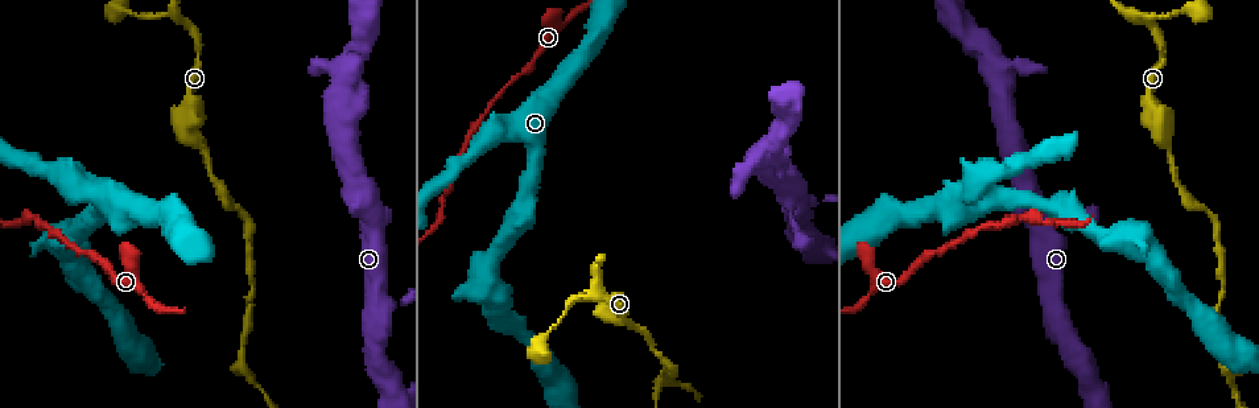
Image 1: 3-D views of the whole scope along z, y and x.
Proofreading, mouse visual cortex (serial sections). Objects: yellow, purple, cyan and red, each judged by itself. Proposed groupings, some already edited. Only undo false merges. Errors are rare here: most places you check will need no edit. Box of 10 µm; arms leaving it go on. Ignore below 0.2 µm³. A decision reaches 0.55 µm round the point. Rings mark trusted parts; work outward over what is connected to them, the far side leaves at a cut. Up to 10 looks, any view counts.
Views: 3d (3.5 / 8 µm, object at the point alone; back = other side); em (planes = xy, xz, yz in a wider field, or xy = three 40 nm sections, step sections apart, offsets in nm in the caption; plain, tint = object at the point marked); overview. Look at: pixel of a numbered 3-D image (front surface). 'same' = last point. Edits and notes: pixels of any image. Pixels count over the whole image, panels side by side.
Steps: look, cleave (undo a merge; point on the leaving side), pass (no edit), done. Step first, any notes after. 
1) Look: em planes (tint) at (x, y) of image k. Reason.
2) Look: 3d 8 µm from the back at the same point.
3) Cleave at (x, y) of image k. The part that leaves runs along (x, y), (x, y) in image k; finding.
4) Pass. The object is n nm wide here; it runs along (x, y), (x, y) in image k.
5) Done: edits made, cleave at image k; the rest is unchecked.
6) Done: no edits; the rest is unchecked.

Look: 3d 3.5 µm at (1052, 305) of image 1. Three-way junction.

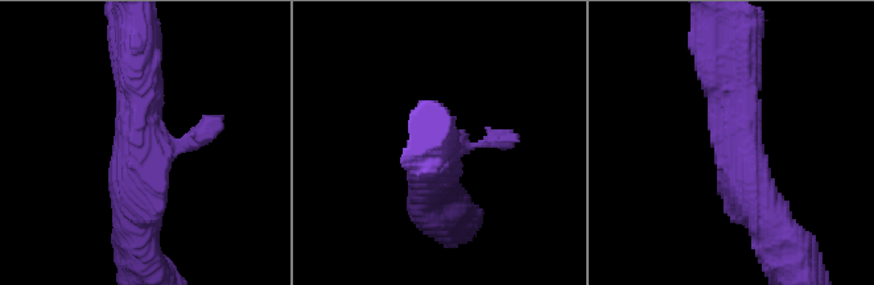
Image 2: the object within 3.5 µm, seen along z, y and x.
Look: em xy step 3 (tint) at (142, 145) of image 2. 3 arms meet here; the arms are 200, 500, 500 nm wide; need the tissue.

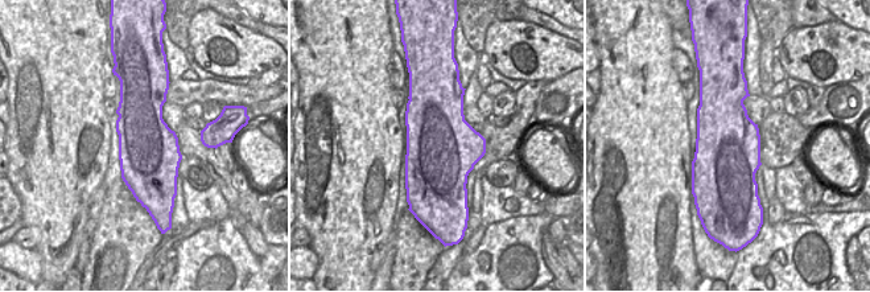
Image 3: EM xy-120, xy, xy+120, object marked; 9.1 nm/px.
Pass. It runs along (742, 56), (729, 124), (766, 226) in image 2; all the same cell.

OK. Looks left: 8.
Look: 3d 8 µm at (1017, 219) of image 1. Thin neck.

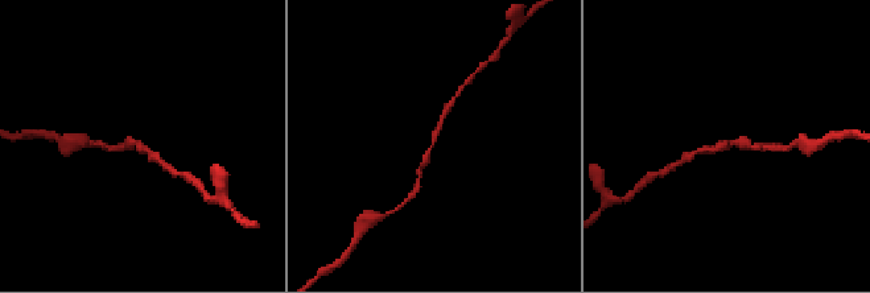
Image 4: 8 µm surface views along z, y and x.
Look: em planes (tint) at the same point. The arms are 150, 200 nm wide; shape alone is not enough.

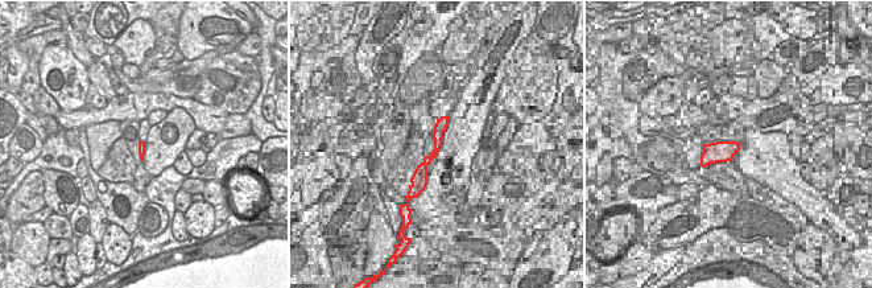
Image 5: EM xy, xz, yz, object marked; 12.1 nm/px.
Pass. It runs along (445, 111), (419, 176) in image 4; continuous, no second cell.

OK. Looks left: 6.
Look: 3d 3.5 µm from the back at (488, 271) of image 1.

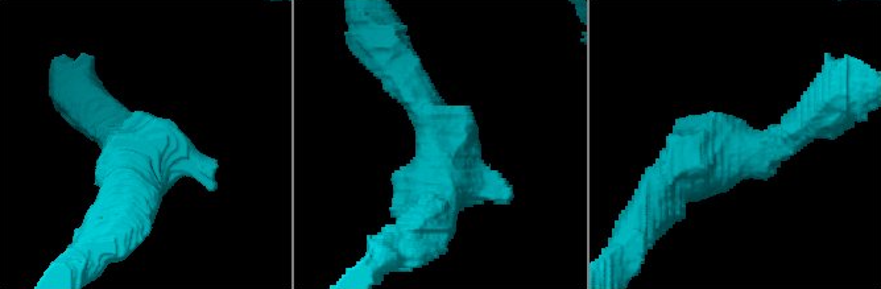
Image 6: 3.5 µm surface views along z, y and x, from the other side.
Look: em xy step 1 (tint) at (734, 152) of image 6. Need the tissue.

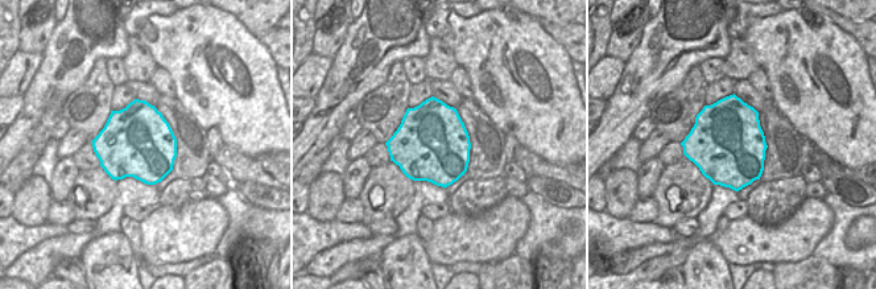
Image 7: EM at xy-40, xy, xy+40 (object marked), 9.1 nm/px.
Pass. It runs along (801, 128), (703, 152), (662, 197) in image 6; all the same cell.

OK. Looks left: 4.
Look: 3d 8 µm at (113, 314) of image 1. Sudden change in width.

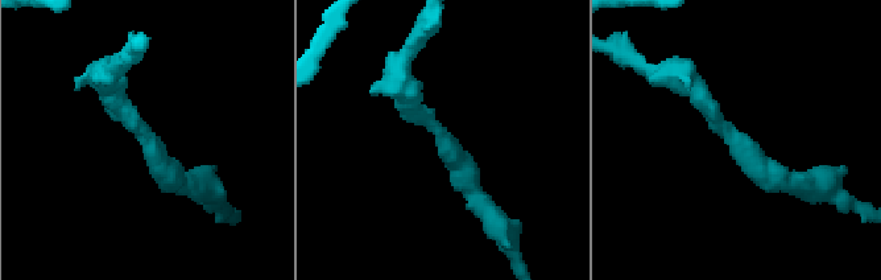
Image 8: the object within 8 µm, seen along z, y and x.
Look: em xy step 1 (tint) at the same point.

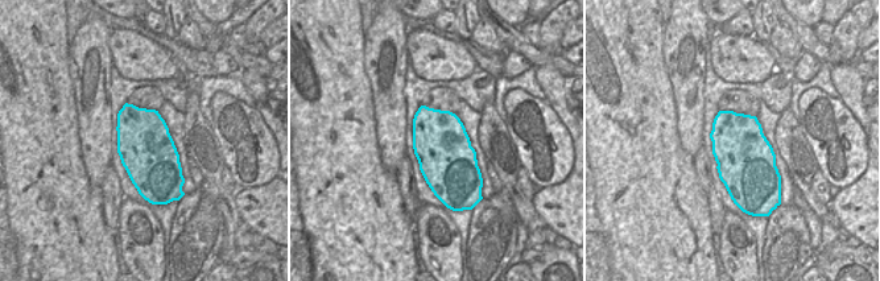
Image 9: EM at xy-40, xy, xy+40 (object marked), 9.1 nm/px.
Pass. The arms are 350, 600 nm wide; it runs along (714, 118), (729, 131), (761, 171) in image 8; continuous, no second cell.

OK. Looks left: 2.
Done: no edits; the rest is unchecked.

